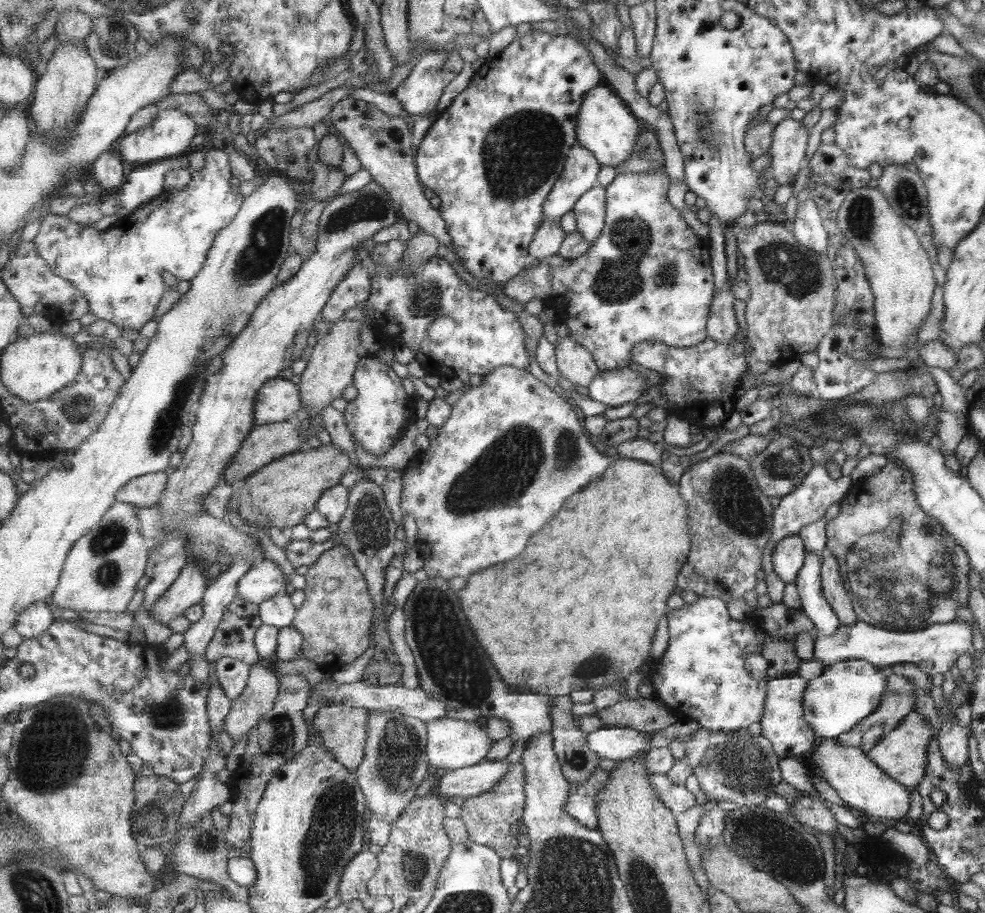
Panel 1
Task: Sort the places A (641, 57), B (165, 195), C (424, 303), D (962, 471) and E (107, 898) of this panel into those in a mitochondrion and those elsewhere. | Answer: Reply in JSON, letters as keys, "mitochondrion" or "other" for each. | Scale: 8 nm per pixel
{"A":"other","B":"other","C":"mitochondrion","D":"other","E":"other"}

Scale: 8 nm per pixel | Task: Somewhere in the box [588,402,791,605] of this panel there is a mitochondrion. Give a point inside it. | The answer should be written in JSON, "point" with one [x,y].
{"point":[730,494]}

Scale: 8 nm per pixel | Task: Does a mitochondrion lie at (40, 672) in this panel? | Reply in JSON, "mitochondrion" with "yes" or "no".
{"mitochondrion":"no"}

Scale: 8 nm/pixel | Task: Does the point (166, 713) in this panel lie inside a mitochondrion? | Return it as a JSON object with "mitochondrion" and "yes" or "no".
{"mitochondrion":"yes"}

